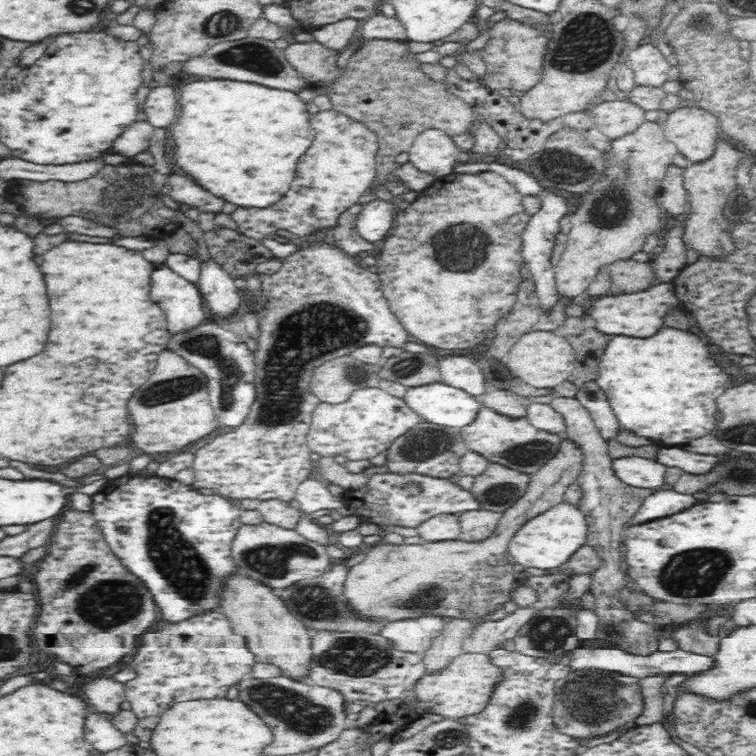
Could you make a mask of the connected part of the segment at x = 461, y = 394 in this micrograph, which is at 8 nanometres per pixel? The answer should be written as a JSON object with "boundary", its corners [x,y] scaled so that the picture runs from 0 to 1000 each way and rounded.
{"boundary":[[[585,505],[540,513],[534,532],[561,557],[602,567],[622,563],[639,538],[630,524]]]}

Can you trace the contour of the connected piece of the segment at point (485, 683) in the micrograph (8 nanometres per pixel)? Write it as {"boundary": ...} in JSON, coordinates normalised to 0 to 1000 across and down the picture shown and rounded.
{"boundary":[[[616,862],[601,873],[581,890],[558,894],[548,906],[552,922],[558,926],[574,926],[578,933],[571,943],[582,944],[589,950],[606,951],[638,942],[652,923],[655,910],[667,902],[668,889],[652,877],[649,864]]]}

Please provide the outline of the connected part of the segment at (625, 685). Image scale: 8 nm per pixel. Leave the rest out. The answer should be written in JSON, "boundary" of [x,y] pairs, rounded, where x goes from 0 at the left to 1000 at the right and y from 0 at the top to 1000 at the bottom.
{"boundary":[[[763,886],[751,897],[751,902],[743,905],[743,910],[734,913],[733,931],[730,933],[730,955],[735,964],[751,975],[761,976],[790,976],[804,972],[823,963],[825,958],[839,958],[839,952],[851,942],[851,918],[845,897],[836,897],[819,889],[772,889]]]}

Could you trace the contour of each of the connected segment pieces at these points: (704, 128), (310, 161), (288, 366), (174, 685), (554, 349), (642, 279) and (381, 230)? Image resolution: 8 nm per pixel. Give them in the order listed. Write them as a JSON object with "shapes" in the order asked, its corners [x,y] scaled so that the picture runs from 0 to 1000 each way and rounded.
{"shapes":[[[[901,142],[888,148],[876,163],[881,185],[892,192],[914,217],[923,217],[946,205],[952,187],[951,160],[923,142]]],[[[435,144],[418,148],[410,156],[413,169],[421,175],[418,185],[413,188],[410,198],[399,212],[394,214],[392,235],[384,243],[384,251],[378,254],[366,269],[351,276],[317,275],[306,282],[306,288],[313,294],[315,306],[331,315],[349,315],[349,312],[364,312],[368,304],[378,304],[384,310],[405,312],[413,307],[422,307],[444,296],[444,288],[464,272],[474,271],[474,262],[487,254],[487,246],[492,243],[497,233],[497,221],[501,216],[503,187],[499,176],[479,160],[468,159],[456,151]]],[[[421,308],[410,320],[398,320],[397,328],[394,327],[396,320],[389,319],[388,321],[392,321],[392,333],[370,344],[373,345],[373,353],[368,360],[360,364],[341,364],[344,381],[341,381],[341,392],[336,392],[336,407],[333,409],[333,413],[336,413],[337,419],[341,422],[341,447],[339,448],[339,463],[331,464],[333,475],[336,475],[336,503],[333,511],[337,515],[339,528],[332,537],[329,549],[323,557],[323,561],[312,565],[312,569],[280,579],[276,587],[257,595],[254,601],[255,612],[253,618],[258,627],[258,636],[254,643],[259,647],[278,646],[278,648],[283,648],[286,655],[306,660],[311,665],[325,661],[325,659],[333,659],[333,661],[339,659],[339,661],[344,663],[365,660],[384,664],[389,660],[392,646],[394,646],[397,638],[413,631],[413,612],[410,607],[410,598],[413,597],[406,583],[406,571],[414,554],[414,545],[425,534],[423,529],[413,520],[411,511],[417,489],[423,483],[427,483],[431,476],[444,476],[450,471],[464,470],[471,462],[479,460],[480,458],[492,456],[500,458],[504,462],[526,460],[529,463],[529,460],[534,460],[542,452],[542,447],[537,444],[537,439],[529,431],[528,425],[513,410],[513,401],[507,394],[505,384],[500,381],[501,370],[497,362],[495,362],[495,356],[478,354],[468,347],[466,339],[458,339],[458,333],[446,323],[442,324],[431,320],[426,308]]],[[[291,808],[263,812],[235,825],[210,825],[209,836],[188,840],[185,857],[169,872],[181,894],[164,903],[165,927],[183,948],[177,975],[200,983],[210,947],[229,931],[265,923],[294,923],[300,911],[331,889],[333,873],[325,848],[307,833]]],[[[705,438],[690,443],[673,460],[667,480],[677,495],[710,515],[733,515],[733,511],[751,503],[751,497],[763,487],[759,462],[749,446],[721,438]]],[[[820,344],[815,349],[804,351],[802,357],[808,368],[812,390],[848,386],[861,380],[862,370],[866,370],[861,347]]],[[[500,262],[479,271],[470,291],[471,308],[489,323],[503,320],[505,315],[516,312],[524,279],[522,267],[504,266]]]]}

